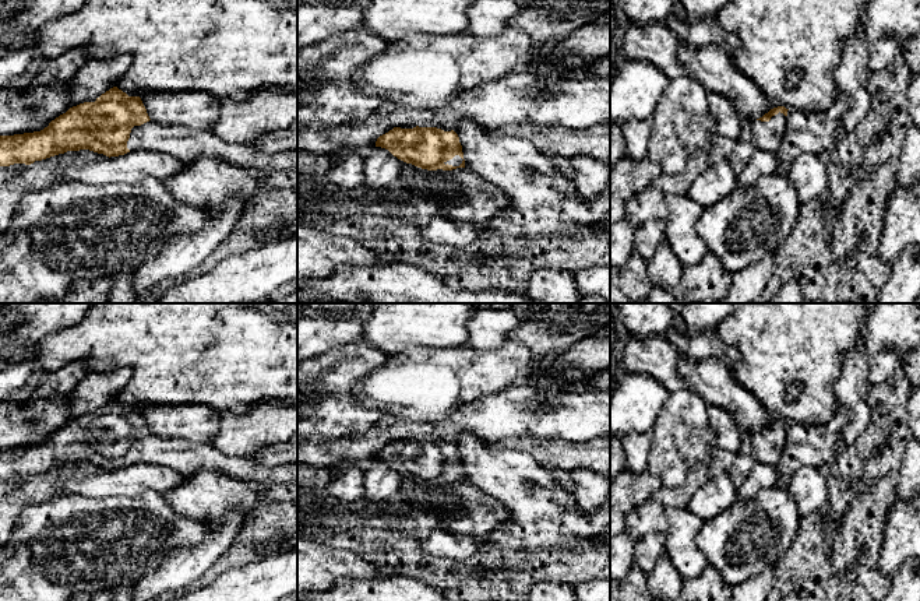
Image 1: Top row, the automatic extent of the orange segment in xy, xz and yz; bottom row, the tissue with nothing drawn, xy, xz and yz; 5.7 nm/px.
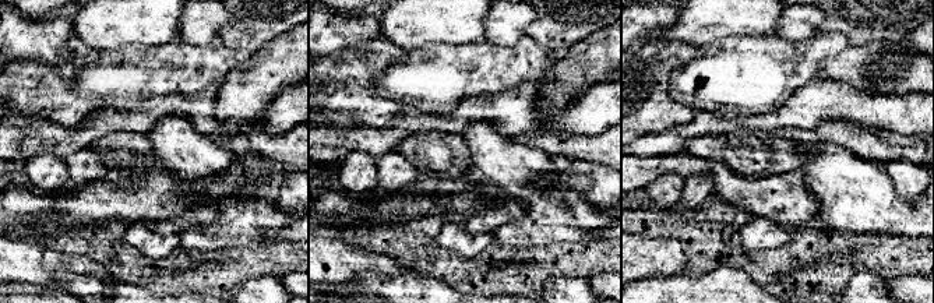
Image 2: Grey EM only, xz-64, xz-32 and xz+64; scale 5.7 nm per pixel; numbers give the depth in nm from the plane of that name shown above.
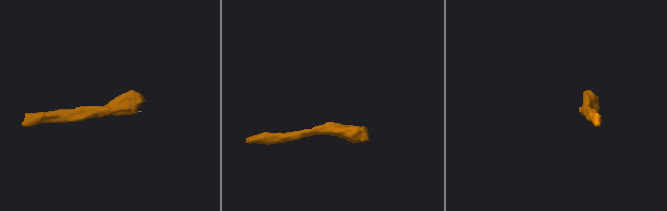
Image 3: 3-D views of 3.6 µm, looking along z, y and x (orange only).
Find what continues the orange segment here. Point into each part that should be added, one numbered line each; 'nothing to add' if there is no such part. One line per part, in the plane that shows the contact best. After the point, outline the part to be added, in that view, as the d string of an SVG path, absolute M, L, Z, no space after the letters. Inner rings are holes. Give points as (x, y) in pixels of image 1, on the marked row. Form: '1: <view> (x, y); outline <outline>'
1: xy (183, 143); outline M152 120L131 129L127 148L165 152L181 161L215 157L254 172L297 168L297 150L262 152L250 144L223 141L209 130L161 126Z

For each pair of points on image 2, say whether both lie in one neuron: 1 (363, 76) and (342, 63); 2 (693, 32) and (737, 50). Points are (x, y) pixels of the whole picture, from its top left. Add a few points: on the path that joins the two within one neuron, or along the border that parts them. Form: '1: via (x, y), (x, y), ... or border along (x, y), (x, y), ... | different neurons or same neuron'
1: via (358, 76), (348, 69) | same neuron
2: border along (746, 35), (722, 37), (698, 46) | different neurons

